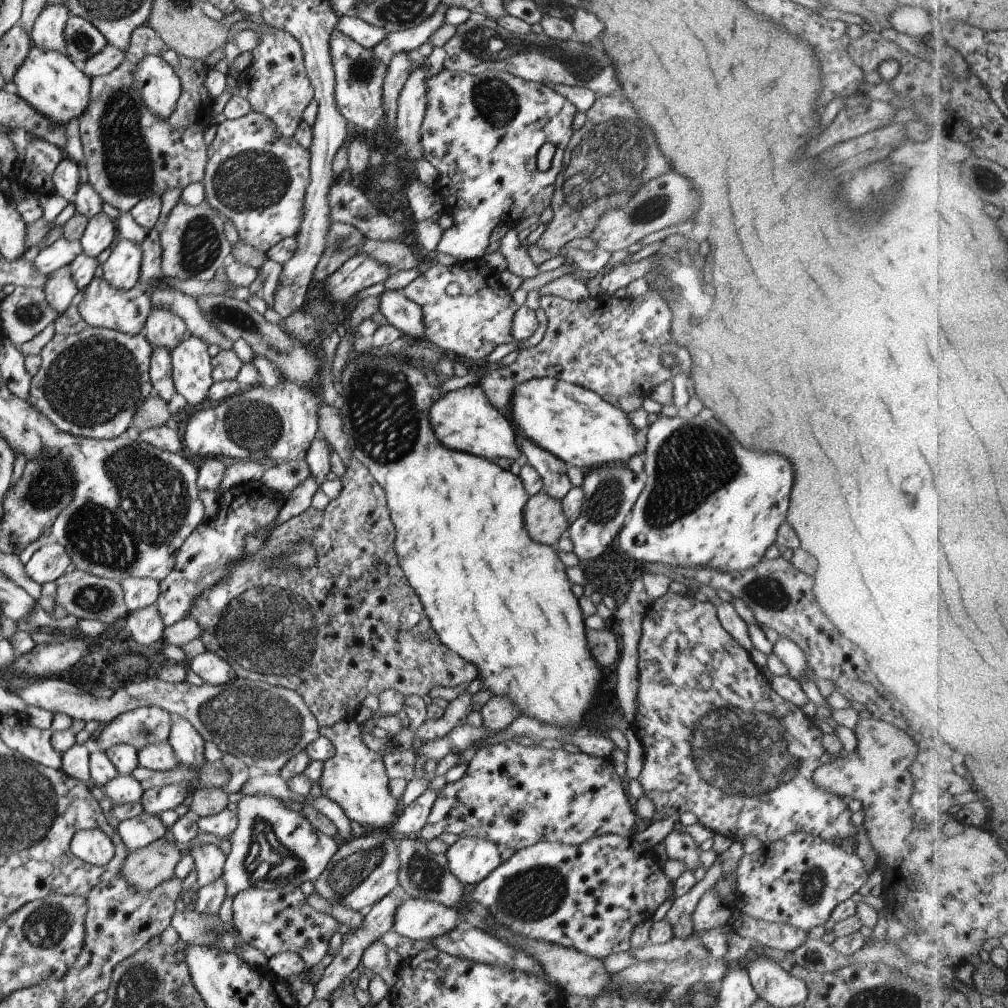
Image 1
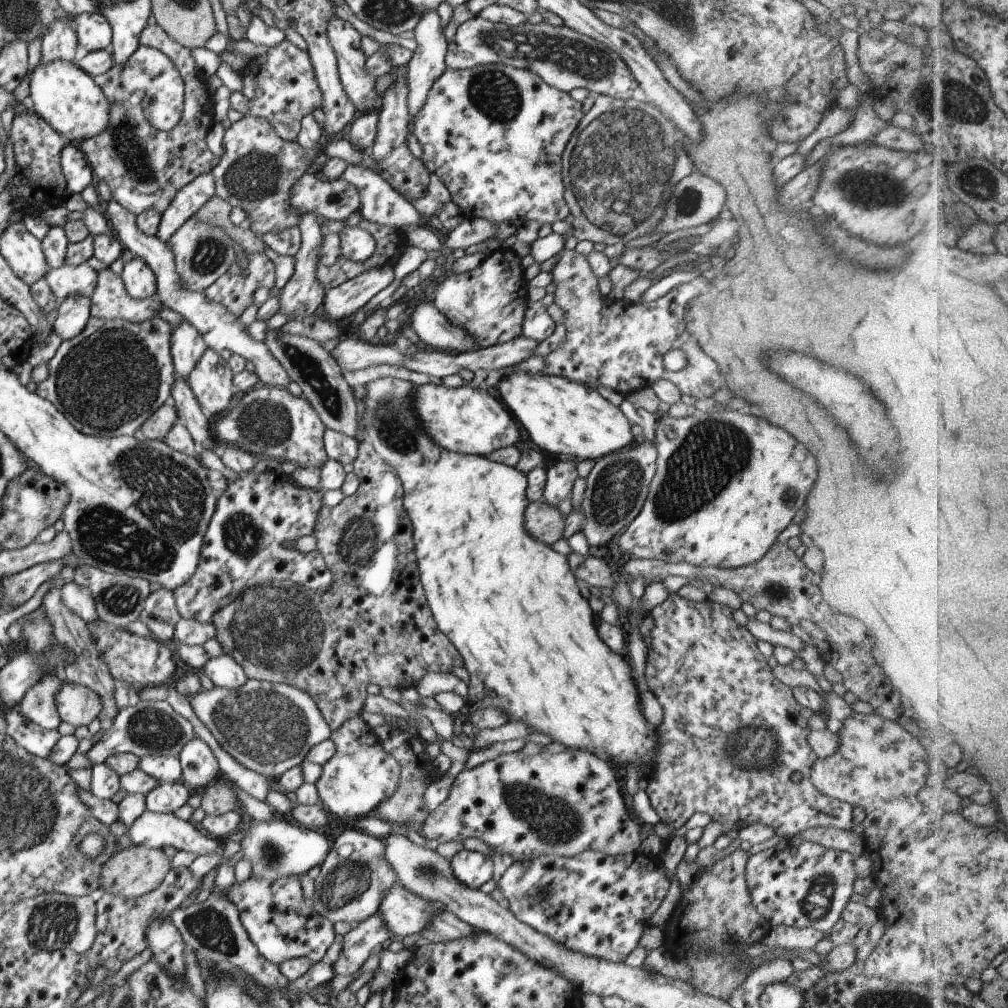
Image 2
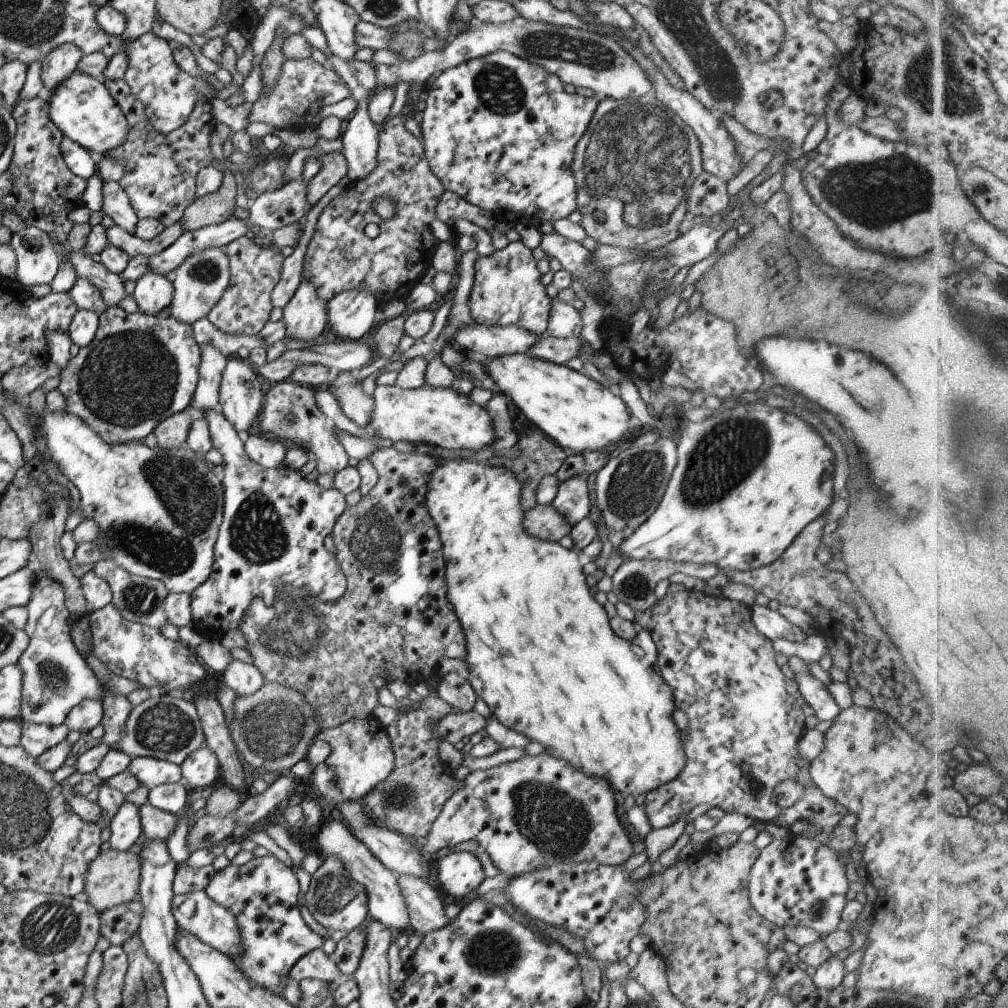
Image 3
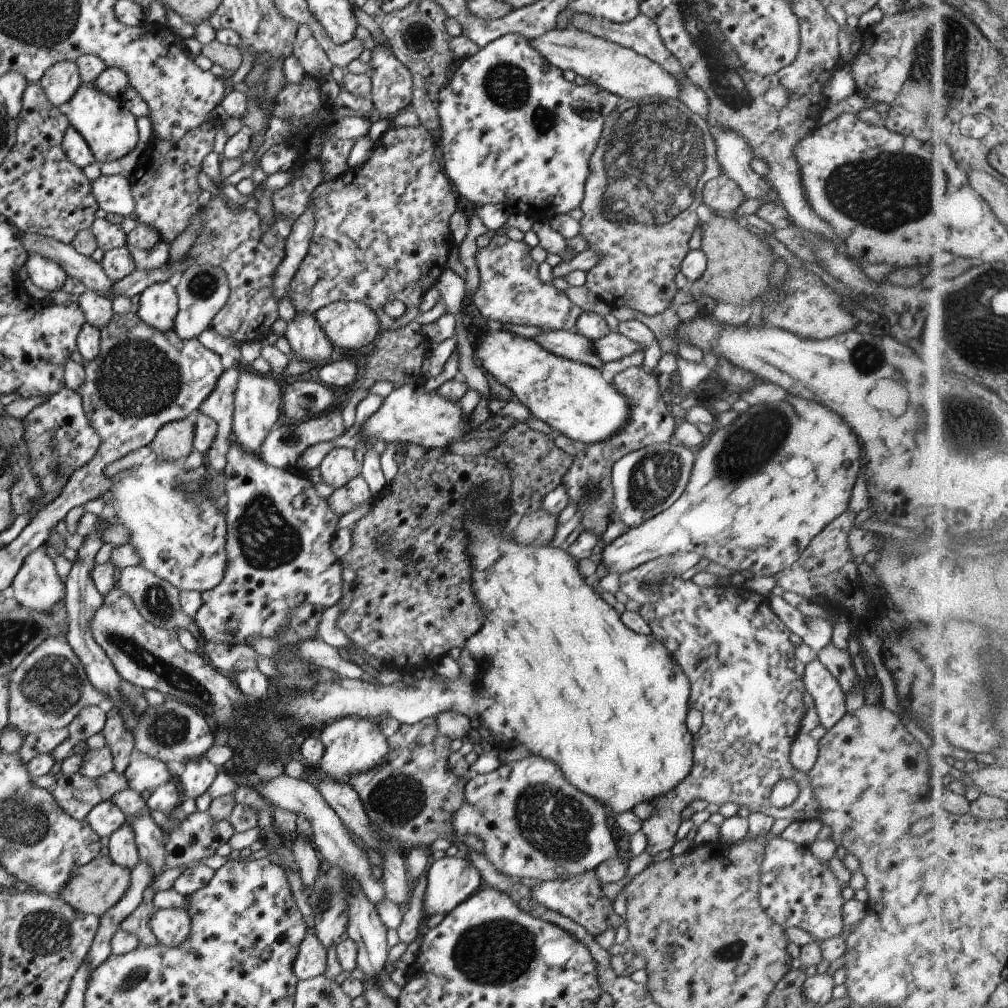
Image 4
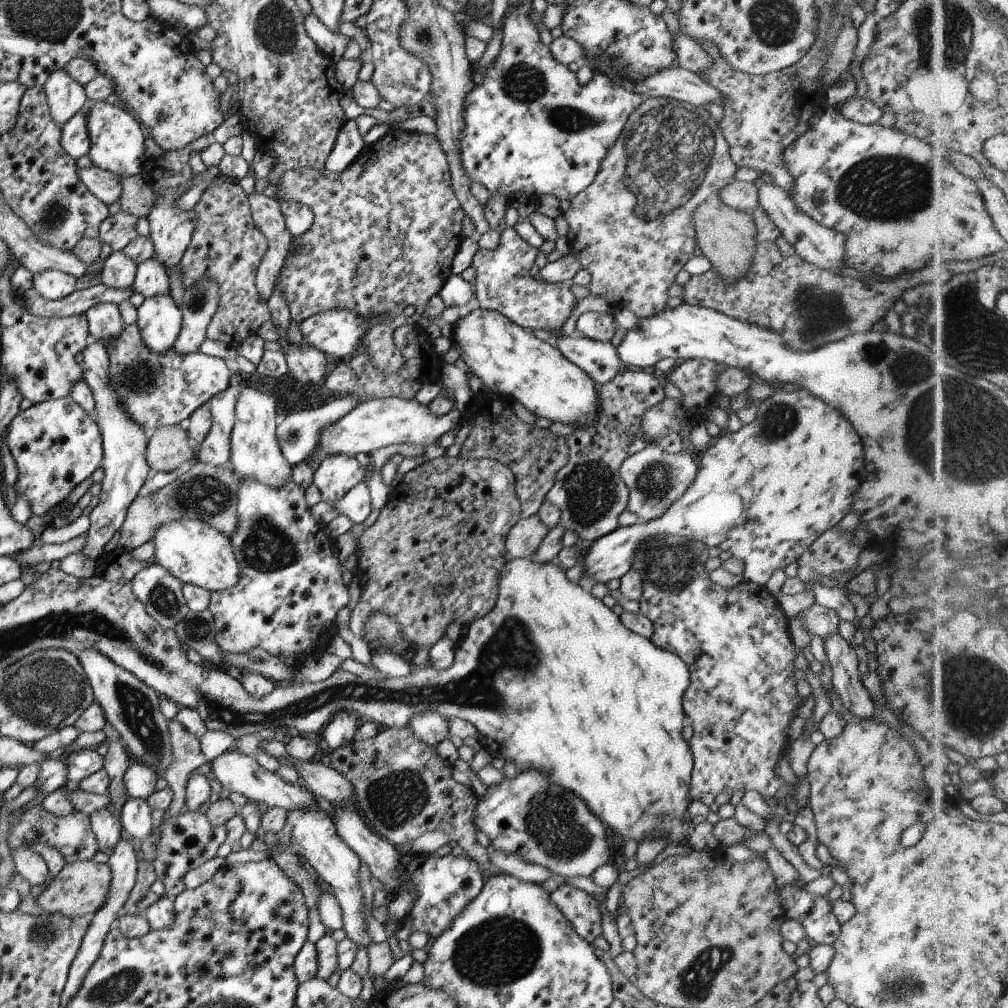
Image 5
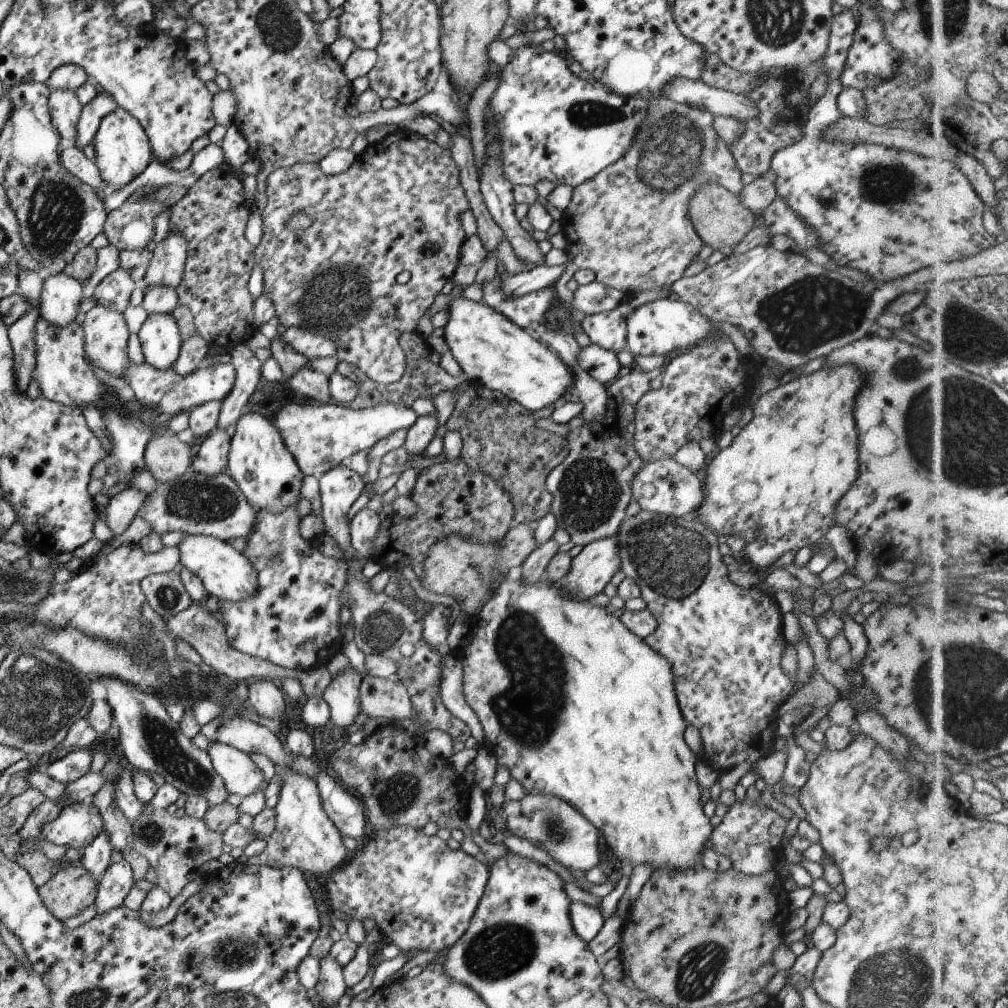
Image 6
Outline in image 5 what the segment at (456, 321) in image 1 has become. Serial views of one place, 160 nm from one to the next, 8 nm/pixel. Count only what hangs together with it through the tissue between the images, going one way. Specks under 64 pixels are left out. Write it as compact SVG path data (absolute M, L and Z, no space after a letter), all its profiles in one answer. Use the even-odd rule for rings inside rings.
M511 227L500 232L495 250L478 248L472 258L474 279L473 305L486 311L495 311L513 324L529 330L547 330L550 336L559 338L563 322L569 318L575 306L575 297L565 283L543 283L529 275L538 249L529 246Z

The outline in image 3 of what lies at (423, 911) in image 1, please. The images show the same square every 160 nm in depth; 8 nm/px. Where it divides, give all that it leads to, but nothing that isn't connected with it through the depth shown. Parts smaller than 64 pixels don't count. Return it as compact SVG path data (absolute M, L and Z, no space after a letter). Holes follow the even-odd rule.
M330 819L320 823L315 842L317 842L321 853L326 854L327 857L338 858L354 884L361 886L366 892L368 916L371 919L379 921L395 933L408 929L408 914L403 897L399 892L395 874L387 870L365 845L352 835L352 832L343 825L343 822Z

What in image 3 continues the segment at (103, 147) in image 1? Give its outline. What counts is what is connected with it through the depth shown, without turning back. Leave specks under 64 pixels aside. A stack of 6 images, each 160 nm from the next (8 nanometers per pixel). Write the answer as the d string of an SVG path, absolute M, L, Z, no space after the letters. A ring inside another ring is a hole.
M99 78L99 80L121 109L128 126L123 144L112 148L101 157L124 162L124 173L118 183L125 191L137 218L155 219L164 227L179 222L185 208L197 198L195 190L197 171L209 165L212 159L209 151L209 134L216 120L212 115L210 101L199 99L189 113L188 119L178 129L166 135L154 130L146 119L144 106L132 96L123 79Z

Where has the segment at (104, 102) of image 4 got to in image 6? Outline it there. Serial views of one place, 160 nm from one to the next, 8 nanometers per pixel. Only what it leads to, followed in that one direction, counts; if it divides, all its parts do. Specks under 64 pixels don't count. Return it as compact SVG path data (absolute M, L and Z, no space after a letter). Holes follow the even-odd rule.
M118 107L113 108L101 118L92 143L95 154L94 164L101 174L101 180L107 184L108 191L123 188L135 176L139 176L153 159L147 136L141 129L139 122Z

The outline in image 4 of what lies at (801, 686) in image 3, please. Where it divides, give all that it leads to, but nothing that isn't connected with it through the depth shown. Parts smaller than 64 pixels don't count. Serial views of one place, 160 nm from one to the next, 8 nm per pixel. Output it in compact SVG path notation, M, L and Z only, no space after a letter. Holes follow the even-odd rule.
M817 659L804 666L801 682L813 699L818 721L829 730L846 712L845 694L831 673Z

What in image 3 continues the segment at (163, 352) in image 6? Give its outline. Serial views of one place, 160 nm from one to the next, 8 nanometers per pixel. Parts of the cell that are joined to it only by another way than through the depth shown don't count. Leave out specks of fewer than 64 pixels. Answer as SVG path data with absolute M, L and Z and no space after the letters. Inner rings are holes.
M145 273L135 282L132 292L138 311L148 315L159 315L168 310L172 299L171 278L157 273Z

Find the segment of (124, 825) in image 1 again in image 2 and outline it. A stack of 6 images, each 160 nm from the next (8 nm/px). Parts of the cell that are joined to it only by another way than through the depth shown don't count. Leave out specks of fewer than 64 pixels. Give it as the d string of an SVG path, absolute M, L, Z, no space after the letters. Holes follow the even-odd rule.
M147 809L131 823L126 834L133 845L148 849L171 846L196 856L213 852L218 847L215 839L202 836L189 821L183 821L173 813L154 813Z

